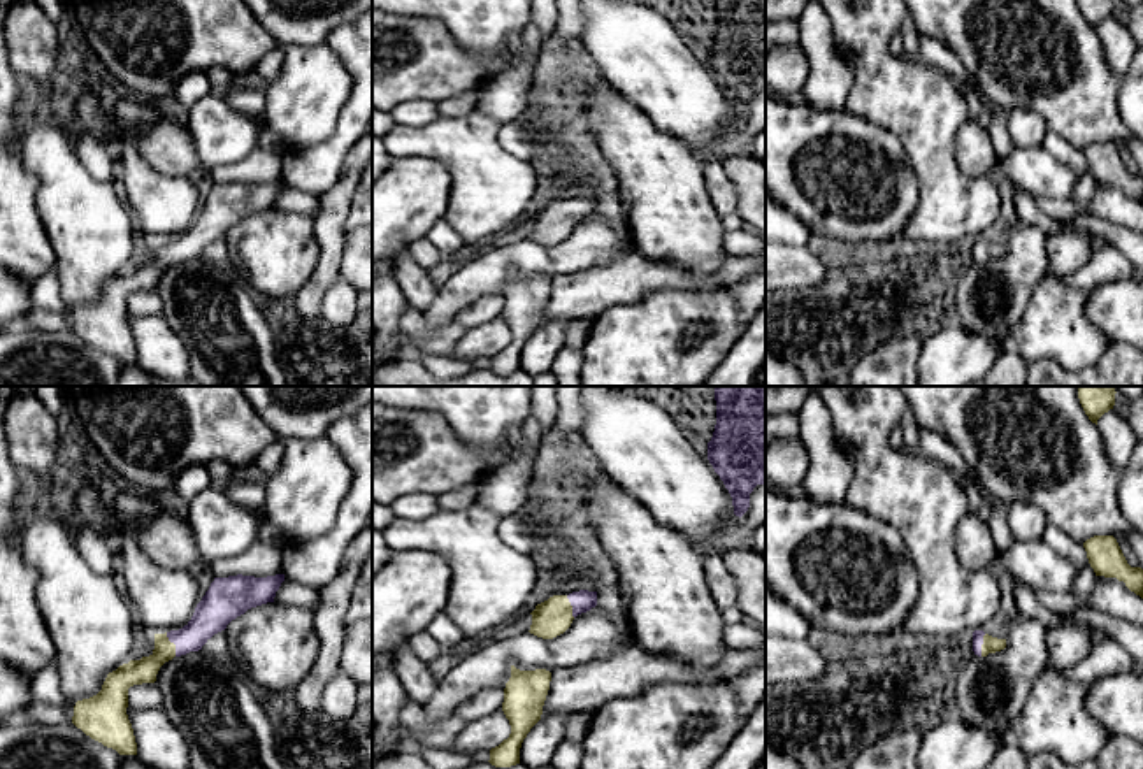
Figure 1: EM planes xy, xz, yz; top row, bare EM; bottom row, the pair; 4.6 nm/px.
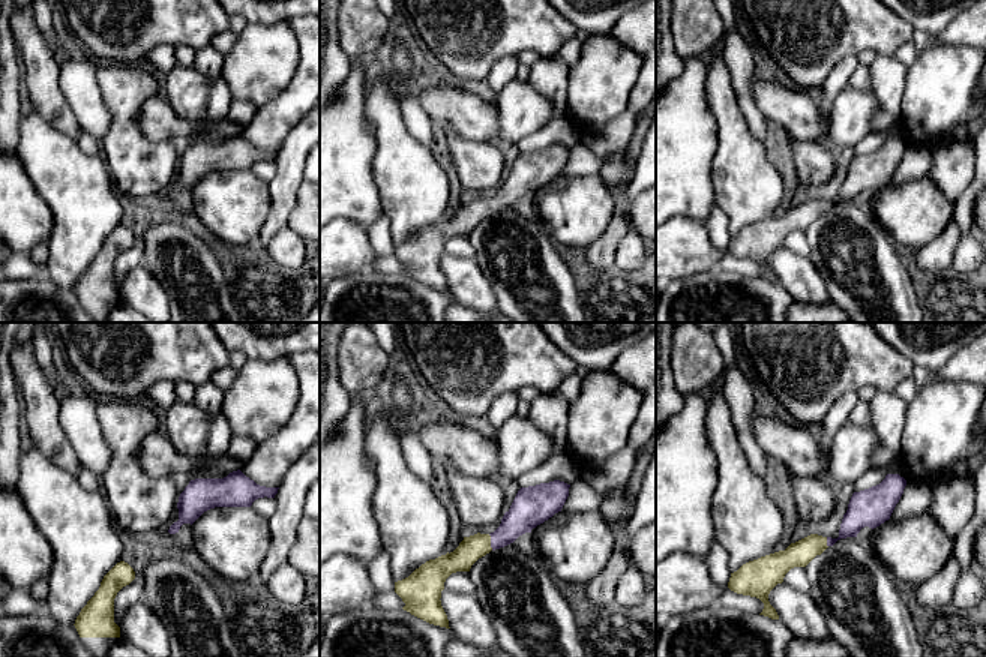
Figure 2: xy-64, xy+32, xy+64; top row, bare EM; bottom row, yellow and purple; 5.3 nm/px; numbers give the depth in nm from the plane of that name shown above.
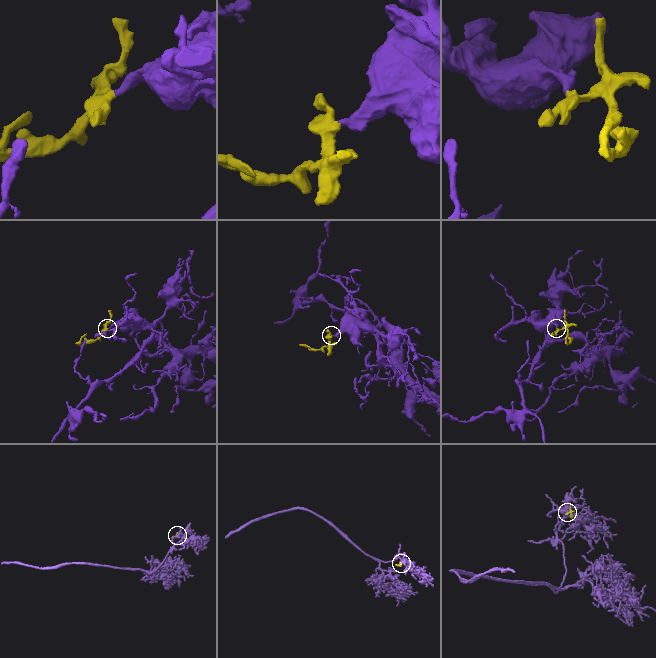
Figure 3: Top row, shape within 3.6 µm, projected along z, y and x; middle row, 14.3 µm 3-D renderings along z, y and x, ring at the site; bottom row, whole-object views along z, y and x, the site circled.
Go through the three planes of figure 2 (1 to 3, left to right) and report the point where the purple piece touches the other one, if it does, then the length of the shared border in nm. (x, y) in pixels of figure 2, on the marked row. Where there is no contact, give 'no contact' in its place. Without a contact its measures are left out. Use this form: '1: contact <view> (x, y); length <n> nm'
1: no contact
2: contact xy+32 (489, 542); length 90 nm
3: contact xy+64 (826, 542); length 60 nm

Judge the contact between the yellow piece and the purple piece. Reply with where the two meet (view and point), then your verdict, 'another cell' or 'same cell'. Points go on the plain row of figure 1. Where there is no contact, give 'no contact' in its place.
xy (174, 251) | same cell

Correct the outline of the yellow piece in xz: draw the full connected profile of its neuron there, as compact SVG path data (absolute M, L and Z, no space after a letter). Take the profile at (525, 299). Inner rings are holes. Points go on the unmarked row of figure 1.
M511 272L511 284L504 295L502 318L511 332L511 341L490 356L490 370L511 374L520 370L520 355L530 335L541 327L550 297L551 279L546 276L520 277Z

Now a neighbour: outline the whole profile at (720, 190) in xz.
M722 162L704 163L704 183L716 214L720 218L734 214L737 195Z

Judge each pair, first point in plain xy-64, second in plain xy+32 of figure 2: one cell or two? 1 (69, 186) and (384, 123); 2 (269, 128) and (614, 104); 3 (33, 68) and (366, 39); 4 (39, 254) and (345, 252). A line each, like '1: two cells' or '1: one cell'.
1: one cell
2: two cells
3: one cell
4: two cells

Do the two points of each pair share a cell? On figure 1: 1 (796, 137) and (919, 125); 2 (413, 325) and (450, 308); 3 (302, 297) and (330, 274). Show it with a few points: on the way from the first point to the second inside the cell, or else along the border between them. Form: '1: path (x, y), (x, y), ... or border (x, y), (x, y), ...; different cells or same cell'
1: border (847, 109), (887, 129), (910, 160); different cells
2: border (422, 311), (432, 327), (445, 327), (452, 320); different cells
3: path (309, 294), (323, 280); same cell

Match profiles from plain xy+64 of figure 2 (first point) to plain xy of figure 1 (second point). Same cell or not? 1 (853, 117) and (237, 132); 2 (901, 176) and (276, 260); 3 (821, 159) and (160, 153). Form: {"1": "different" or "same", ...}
{"1": "same", "2": "different", "3": "different"}

